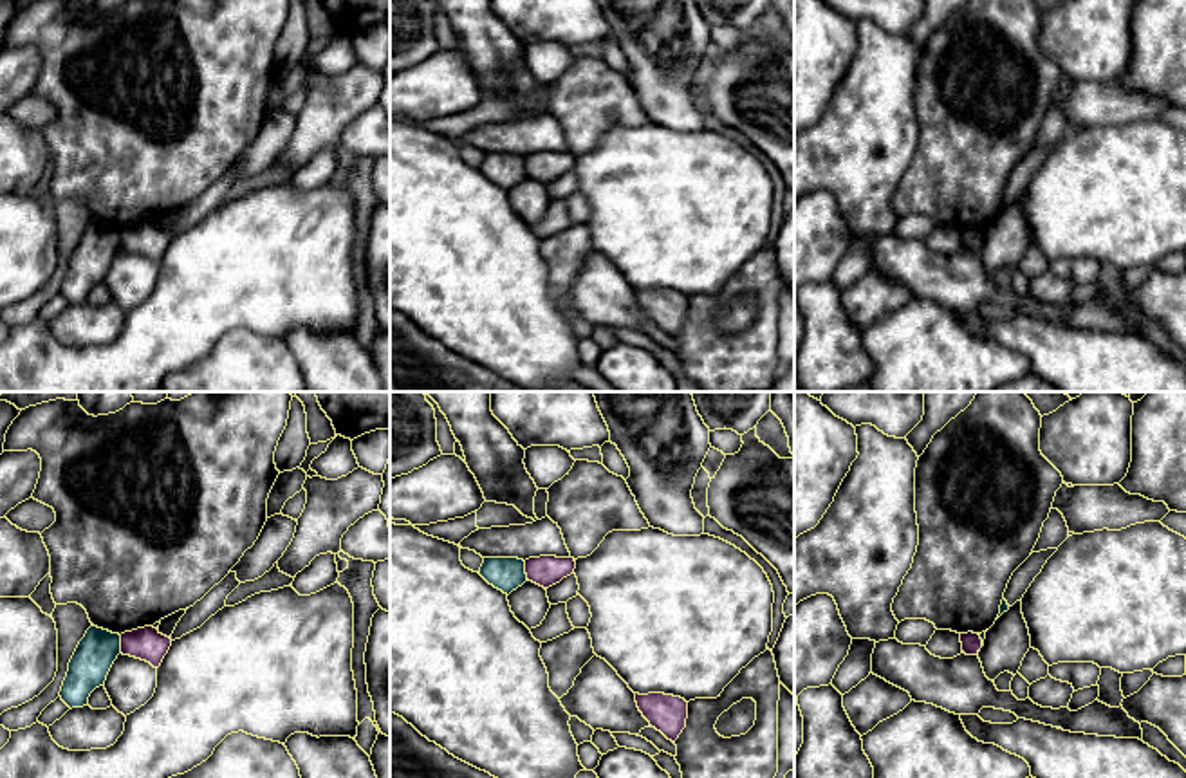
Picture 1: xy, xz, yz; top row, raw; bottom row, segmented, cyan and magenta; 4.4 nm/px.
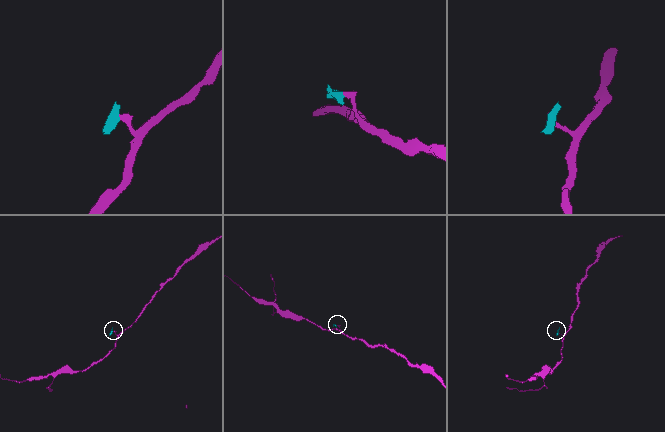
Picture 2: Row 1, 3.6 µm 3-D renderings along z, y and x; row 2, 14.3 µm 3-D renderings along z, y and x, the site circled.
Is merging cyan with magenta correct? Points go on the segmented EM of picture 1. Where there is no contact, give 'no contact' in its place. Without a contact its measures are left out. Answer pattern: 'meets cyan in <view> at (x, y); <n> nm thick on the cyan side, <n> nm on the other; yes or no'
meets cyan in xz at (524, 571); 150 nm thick on the cyan side, 140 nm on the other; no

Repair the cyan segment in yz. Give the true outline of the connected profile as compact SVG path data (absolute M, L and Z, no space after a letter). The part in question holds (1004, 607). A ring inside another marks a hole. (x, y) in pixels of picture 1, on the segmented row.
M1047 549L1040 552L1033 552L1011 576L1007 588L1004 592L1004 599L1000 605L998 617L1007 612L1016 601L1024 597L1034 578L1042 572L1047 560L1056 552L1058 549Z

